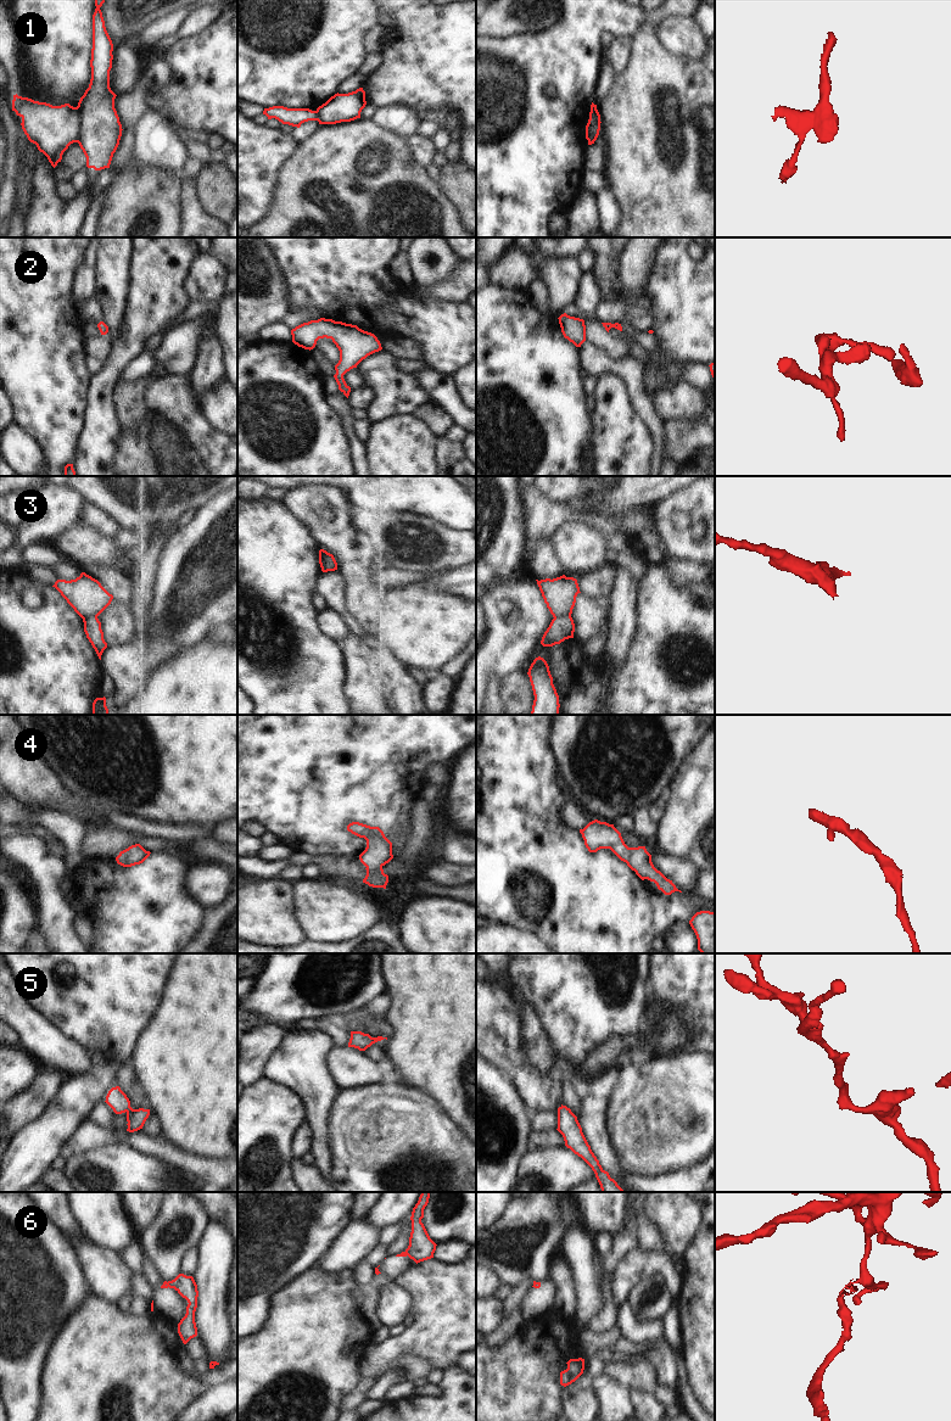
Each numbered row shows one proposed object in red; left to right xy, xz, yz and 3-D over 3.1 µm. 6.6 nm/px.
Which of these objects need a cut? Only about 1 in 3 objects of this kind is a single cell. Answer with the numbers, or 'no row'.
1, 3, 6

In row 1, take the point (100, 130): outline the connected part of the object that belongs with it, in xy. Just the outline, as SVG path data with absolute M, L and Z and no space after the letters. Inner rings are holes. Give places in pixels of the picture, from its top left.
M95 0L93 15L91 79L78 102L78 144L86 157L86 167L110 168L122 136L122 124L114 108L116 94L110 88L113 44L106 30L100 7L105 0Z

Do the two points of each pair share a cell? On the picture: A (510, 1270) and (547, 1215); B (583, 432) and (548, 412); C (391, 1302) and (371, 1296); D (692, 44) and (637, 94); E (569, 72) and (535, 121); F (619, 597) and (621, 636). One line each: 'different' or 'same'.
A: same
B: same
C: different
D: different
E: same
F: same

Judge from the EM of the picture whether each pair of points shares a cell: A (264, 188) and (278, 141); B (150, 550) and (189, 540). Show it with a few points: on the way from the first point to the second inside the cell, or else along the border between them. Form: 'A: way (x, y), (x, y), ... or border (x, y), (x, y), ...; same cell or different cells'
A: way (264, 177), (264, 155), (267, 152); same cell
B: border (166, 546), (157, 575); different cells

